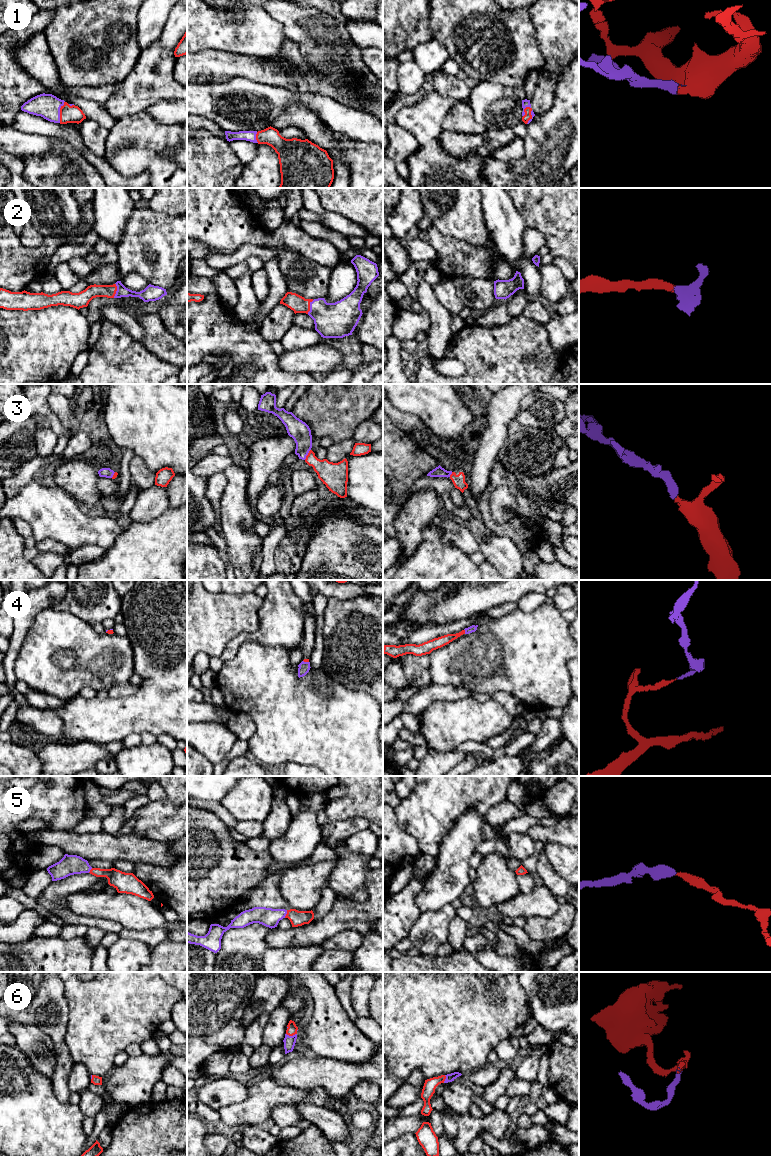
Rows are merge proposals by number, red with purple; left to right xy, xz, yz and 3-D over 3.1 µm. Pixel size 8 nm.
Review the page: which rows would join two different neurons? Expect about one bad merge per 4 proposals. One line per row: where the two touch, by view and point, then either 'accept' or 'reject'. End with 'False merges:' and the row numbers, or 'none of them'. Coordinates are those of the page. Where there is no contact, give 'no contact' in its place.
1: meets red in xy at (60, 112); accept
2: meets red in xz at (309, 307); accept
3: meets red in xz at (308, 454); accept
4: meets red in yz at (464, 631); accept
5: meets red in xz at (286, 914); accept
6: meets red in xz at (291, 1035); accept
False merges: none of them

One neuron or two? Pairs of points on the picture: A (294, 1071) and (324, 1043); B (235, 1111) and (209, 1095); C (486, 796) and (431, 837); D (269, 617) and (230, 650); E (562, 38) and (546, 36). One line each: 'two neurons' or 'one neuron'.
A: two neurons
B: two neurons
C: one neuron
D: one neuron
E: one neuron

